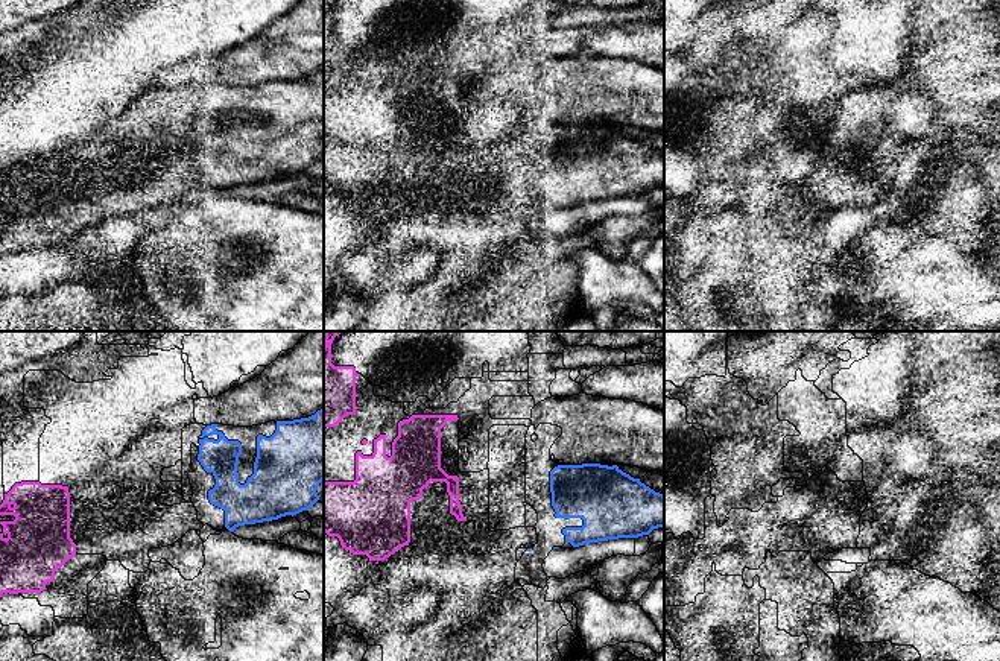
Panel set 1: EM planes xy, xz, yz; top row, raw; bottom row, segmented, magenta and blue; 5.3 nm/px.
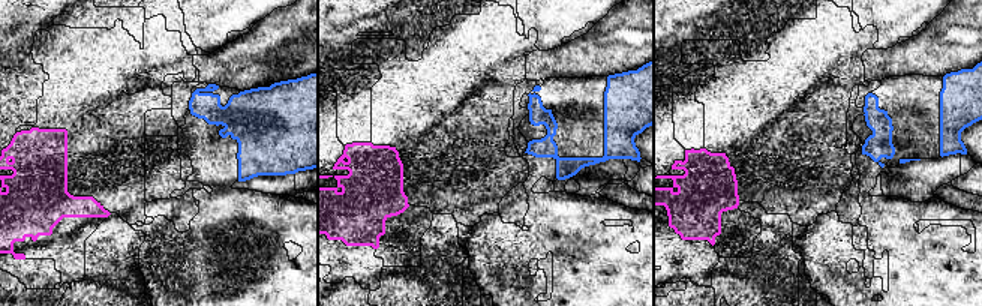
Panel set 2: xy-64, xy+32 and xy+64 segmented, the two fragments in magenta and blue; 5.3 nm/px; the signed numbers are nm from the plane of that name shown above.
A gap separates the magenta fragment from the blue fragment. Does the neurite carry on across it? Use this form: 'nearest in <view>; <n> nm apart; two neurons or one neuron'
nearest in xz; 360 nm apart; one neuron

